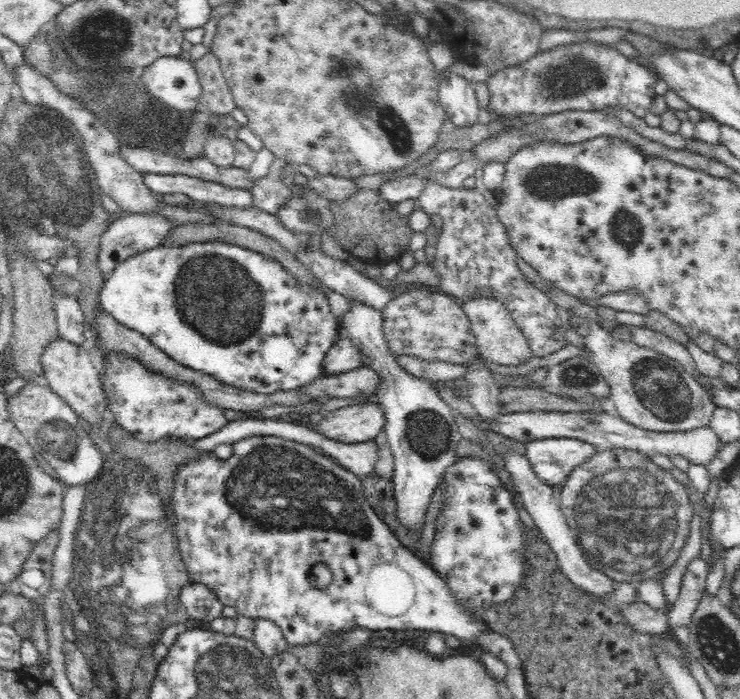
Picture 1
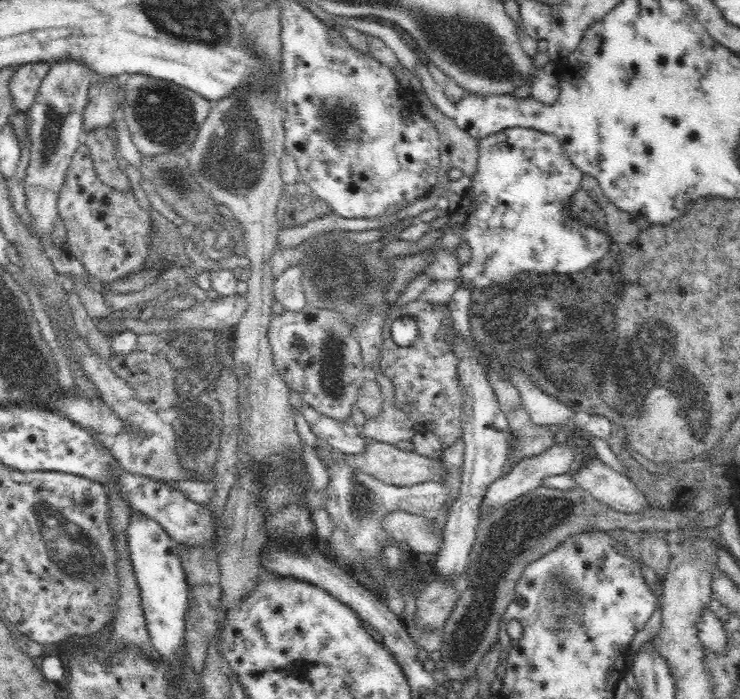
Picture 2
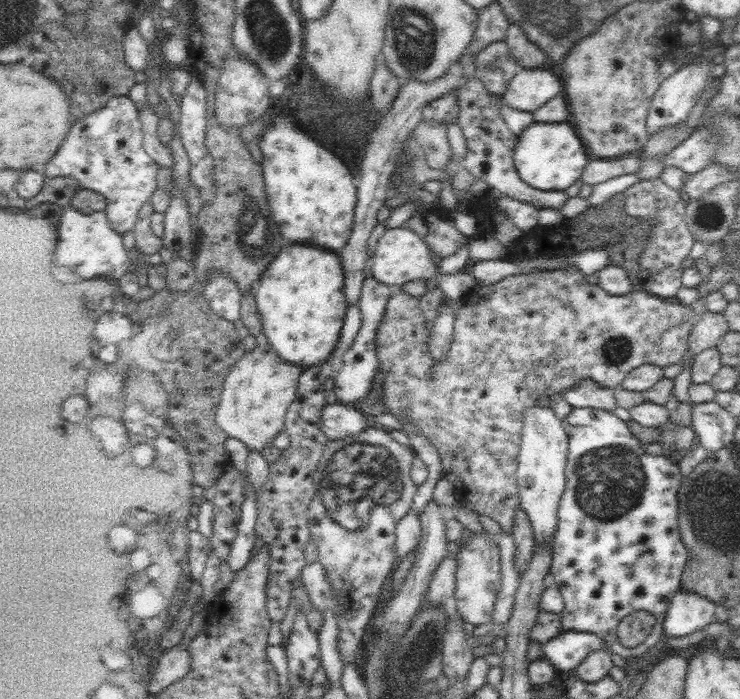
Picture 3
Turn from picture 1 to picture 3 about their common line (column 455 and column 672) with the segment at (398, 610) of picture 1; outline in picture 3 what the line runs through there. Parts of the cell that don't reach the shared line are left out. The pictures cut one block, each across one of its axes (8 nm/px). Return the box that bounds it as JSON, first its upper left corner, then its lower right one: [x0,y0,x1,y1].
[663,586,717,636]

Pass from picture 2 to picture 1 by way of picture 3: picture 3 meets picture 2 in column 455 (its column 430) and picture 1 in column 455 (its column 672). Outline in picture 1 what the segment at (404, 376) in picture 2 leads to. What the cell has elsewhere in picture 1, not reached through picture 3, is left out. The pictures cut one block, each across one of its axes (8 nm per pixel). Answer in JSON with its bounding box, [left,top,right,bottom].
[381,286,479,366]

